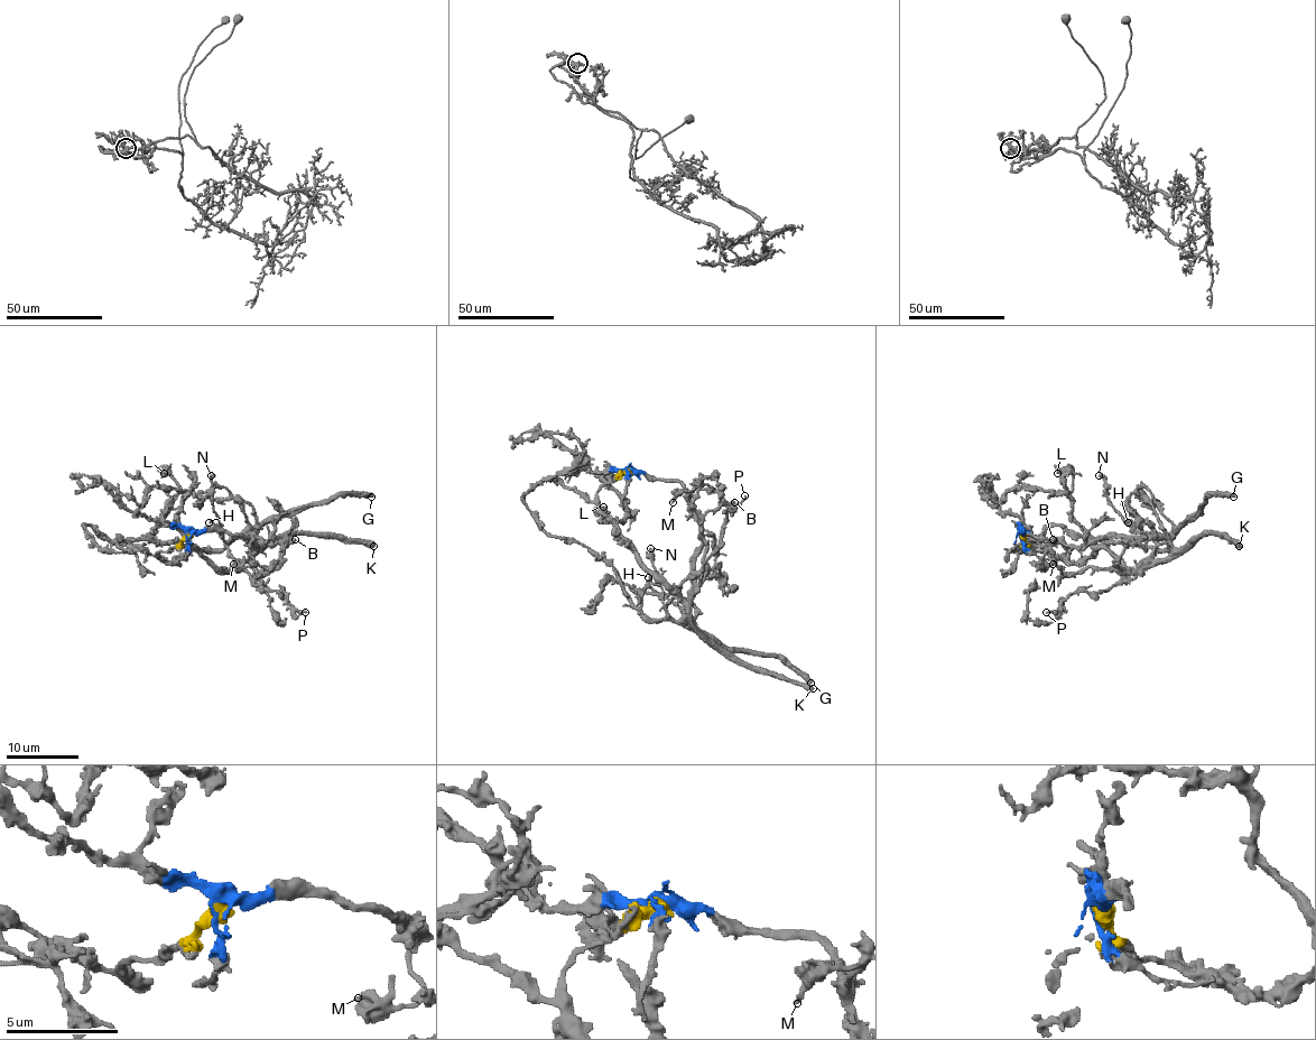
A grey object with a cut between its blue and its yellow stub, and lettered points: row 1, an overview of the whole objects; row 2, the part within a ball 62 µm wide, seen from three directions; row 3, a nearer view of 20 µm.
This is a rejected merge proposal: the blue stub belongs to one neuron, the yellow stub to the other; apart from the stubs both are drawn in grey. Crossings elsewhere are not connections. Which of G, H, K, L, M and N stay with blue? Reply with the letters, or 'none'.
G, H, M, N

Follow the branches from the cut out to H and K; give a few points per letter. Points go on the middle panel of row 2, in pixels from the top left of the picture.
H: (627, 470), (677, 480), (701, 529), (692, 605), (677, 620), (668, 614), (663, 590), (648, 576)
K: (627, 470), (598, 493), (599, 511), (636, 556), (683, 604), (686, 616), (742, 661), (808, 684), (813, 689)

